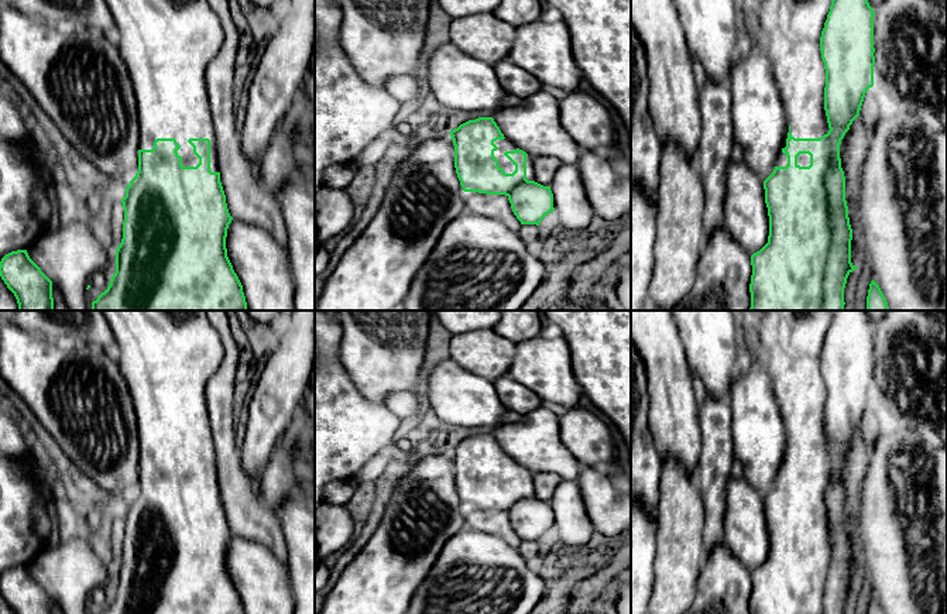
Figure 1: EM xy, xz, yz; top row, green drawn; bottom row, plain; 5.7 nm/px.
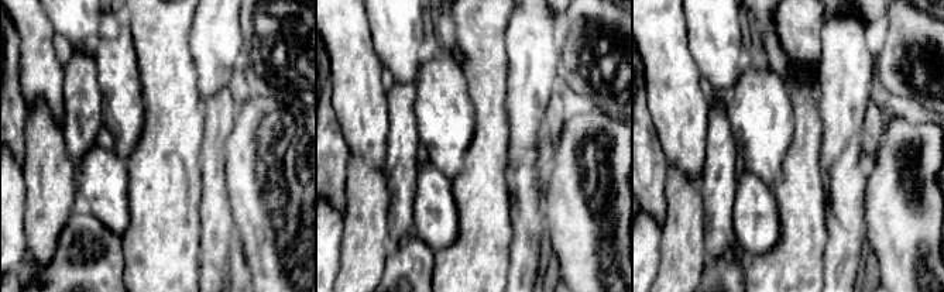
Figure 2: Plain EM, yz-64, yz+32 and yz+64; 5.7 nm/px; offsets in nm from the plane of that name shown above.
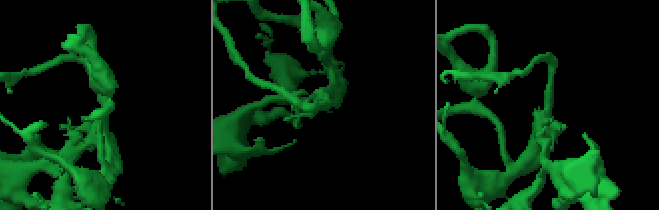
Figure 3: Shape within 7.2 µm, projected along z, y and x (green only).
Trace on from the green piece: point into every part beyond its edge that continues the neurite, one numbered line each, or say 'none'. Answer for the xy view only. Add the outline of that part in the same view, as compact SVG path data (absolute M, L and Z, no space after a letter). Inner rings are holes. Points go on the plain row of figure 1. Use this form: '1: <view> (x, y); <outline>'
1: xy (167, 357); M97 311L107 319L120 347L120 370L127 381L138 426L138 466L152 466L157 455L175 455L183 483L196 483L189 455L210 456L210 487L220 488L215 440L206 407L206 383L220 366L223 346L206 311Z

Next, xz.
1: xz (504, 479); M507 455L497 456L494 460L498 463L498 466L494 467L494 473L498 476L498 483L502 484L505 490L512 490L515 487L515 481L504 471L504 469L514 467L518 463Z

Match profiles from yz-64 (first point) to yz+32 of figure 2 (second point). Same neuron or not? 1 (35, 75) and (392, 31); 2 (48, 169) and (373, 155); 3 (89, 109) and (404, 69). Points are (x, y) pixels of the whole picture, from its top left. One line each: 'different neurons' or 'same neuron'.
1: different neurons
2: different neurons
3: different neurons

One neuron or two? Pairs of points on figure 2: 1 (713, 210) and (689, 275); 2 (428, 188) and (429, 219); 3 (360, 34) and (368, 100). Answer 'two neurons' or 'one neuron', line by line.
1: two neurons
2: one neuron
3: one neuron

